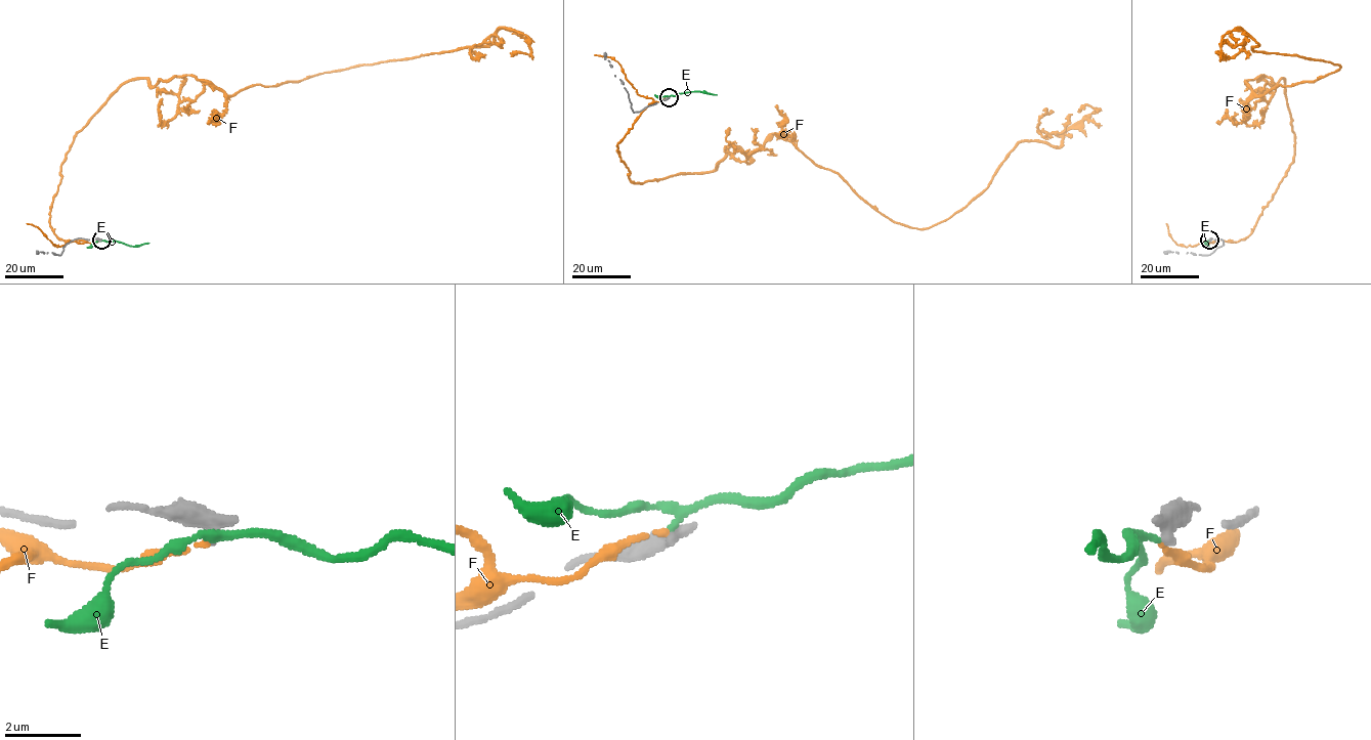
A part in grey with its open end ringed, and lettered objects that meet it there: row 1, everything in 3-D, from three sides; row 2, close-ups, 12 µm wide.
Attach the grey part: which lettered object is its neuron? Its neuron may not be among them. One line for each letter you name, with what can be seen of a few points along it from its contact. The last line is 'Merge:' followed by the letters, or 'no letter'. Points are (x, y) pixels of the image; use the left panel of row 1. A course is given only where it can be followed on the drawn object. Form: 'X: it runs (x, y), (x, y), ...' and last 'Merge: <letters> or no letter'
Merge: no letter

